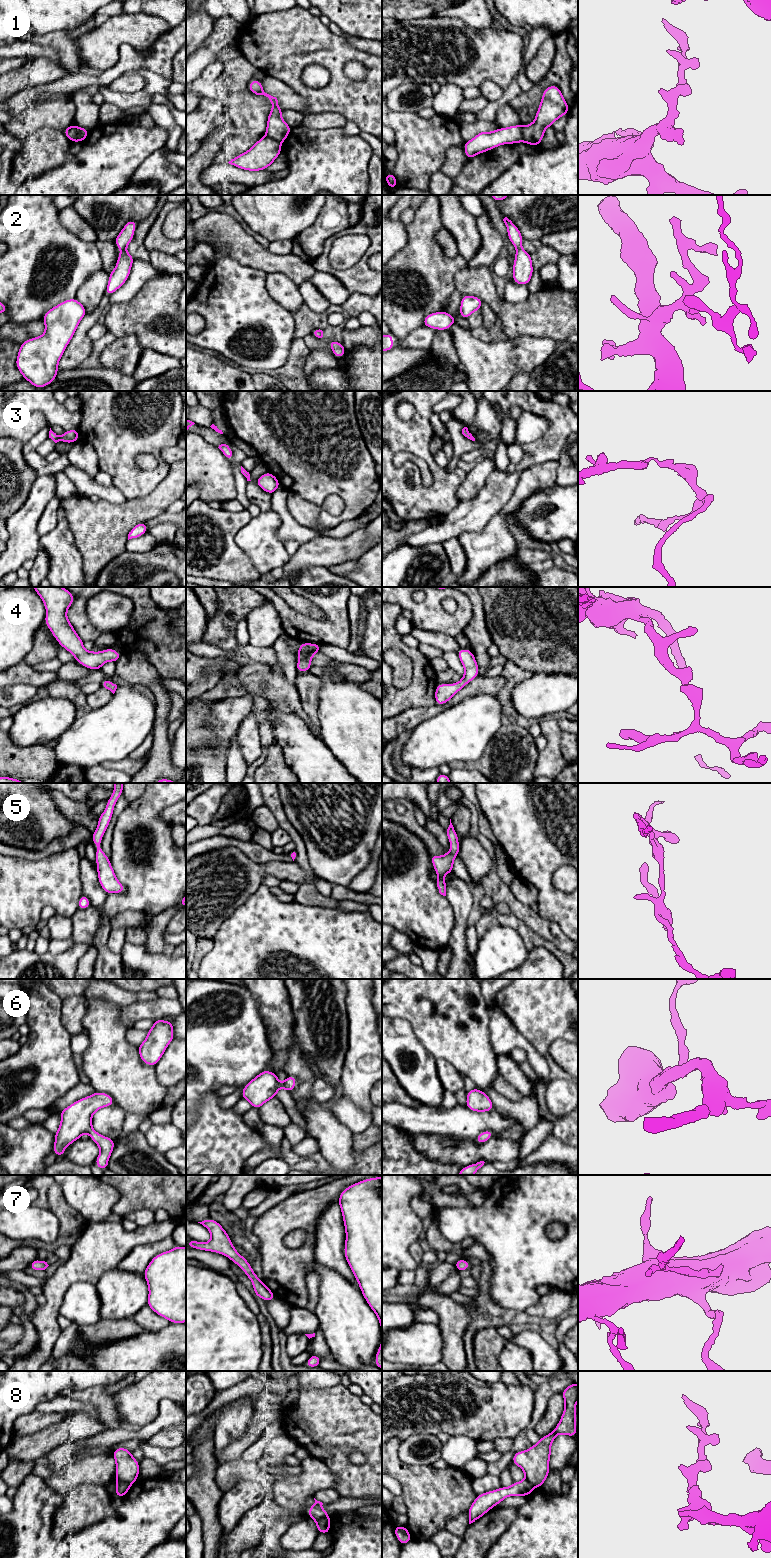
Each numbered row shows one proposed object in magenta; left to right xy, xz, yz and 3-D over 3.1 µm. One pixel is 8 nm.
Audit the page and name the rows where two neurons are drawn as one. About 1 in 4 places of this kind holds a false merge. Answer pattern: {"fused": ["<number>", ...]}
{"fused": ["1", "8"]}

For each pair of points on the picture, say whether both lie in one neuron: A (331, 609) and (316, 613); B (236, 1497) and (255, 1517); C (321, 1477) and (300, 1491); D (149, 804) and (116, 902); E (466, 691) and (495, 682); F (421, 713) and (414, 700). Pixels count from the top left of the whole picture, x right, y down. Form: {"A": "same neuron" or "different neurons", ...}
{"A": "different neurons", "B": "different neurons", "C": "same neuron", "D": "same neuron", "E": "same neuron", "F": "different neurons"}

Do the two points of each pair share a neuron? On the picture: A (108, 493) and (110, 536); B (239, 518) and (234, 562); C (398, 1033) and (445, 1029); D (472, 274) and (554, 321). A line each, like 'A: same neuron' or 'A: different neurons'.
A: different neurons
B: same neuron
C: different neurons
D: same neuron

